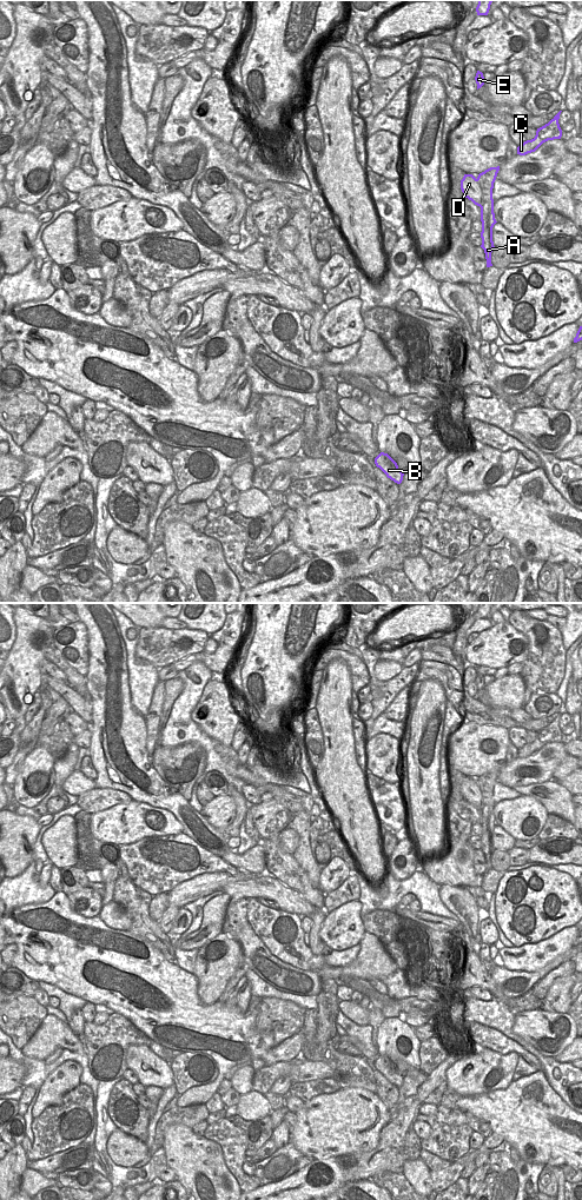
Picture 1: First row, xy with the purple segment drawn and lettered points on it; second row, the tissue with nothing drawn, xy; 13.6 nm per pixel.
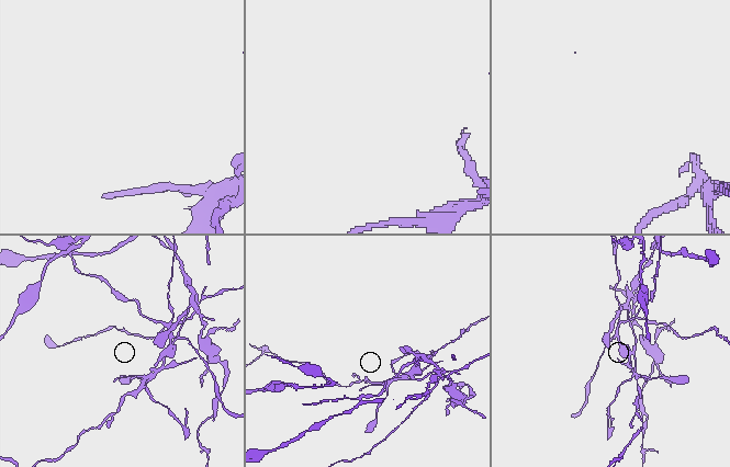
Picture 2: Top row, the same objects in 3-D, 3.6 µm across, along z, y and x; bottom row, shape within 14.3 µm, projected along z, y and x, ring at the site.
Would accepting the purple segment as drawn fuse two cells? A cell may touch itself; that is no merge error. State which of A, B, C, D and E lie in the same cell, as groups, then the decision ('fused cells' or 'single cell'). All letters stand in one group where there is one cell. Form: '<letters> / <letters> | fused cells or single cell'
A B C E / D | fused cells

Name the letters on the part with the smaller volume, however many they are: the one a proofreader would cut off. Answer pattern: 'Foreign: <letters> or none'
Foreign: D

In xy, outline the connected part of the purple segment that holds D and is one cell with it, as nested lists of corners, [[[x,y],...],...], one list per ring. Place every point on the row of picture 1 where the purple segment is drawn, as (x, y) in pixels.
[[[464,174],[461,180],[461,190],[465,198],[482,207],[483,193],[478,179],[476,179],[472,174]]]

